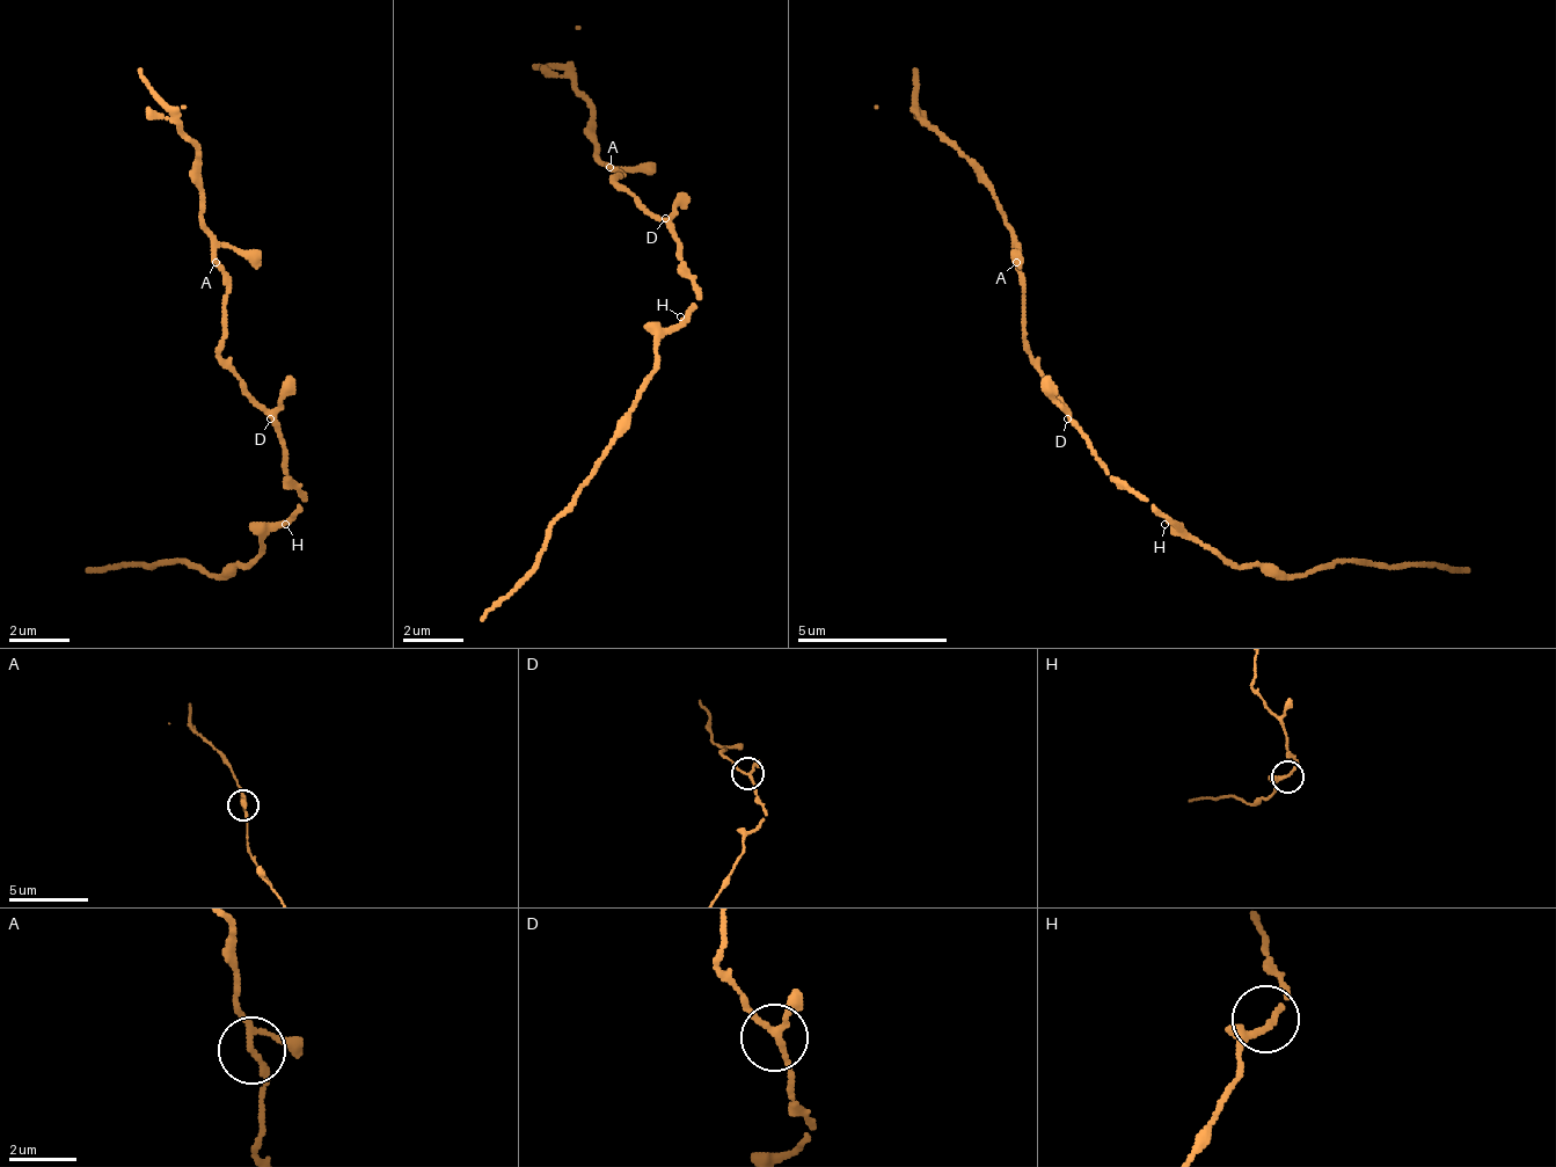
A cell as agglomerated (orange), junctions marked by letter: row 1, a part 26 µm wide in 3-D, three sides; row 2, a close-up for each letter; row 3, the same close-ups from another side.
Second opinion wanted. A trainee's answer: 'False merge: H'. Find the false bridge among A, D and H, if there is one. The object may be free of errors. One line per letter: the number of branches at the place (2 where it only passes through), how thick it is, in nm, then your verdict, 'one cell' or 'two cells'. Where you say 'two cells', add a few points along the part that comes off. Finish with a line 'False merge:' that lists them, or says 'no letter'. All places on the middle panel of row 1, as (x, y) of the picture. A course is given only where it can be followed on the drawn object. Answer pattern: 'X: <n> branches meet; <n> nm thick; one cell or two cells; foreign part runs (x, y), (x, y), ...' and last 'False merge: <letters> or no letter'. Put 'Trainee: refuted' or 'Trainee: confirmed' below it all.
A: 3 branches meet; 140 nm thick; one cell
D: 3 branches meet; 140 nm thick; one cell
H: 3 branches meet; 140 nm thick; one cell
False merge: no letter
Trainee: refuted

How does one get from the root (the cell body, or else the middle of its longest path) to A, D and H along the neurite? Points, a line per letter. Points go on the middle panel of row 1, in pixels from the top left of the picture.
A: (680, 248), (672, 241), (672, 233), (619, 181), (619, 173), (612, 166)
D: (680, 248), (672, 226), (665, 218)
H: (680, 248), (680, 271), (695, 286), (695, 301), (680, 316)

